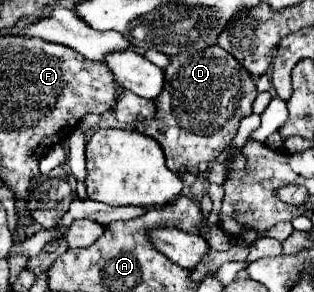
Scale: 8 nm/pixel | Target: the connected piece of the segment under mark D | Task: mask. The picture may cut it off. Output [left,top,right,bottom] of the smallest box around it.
[136,45,258,173]

